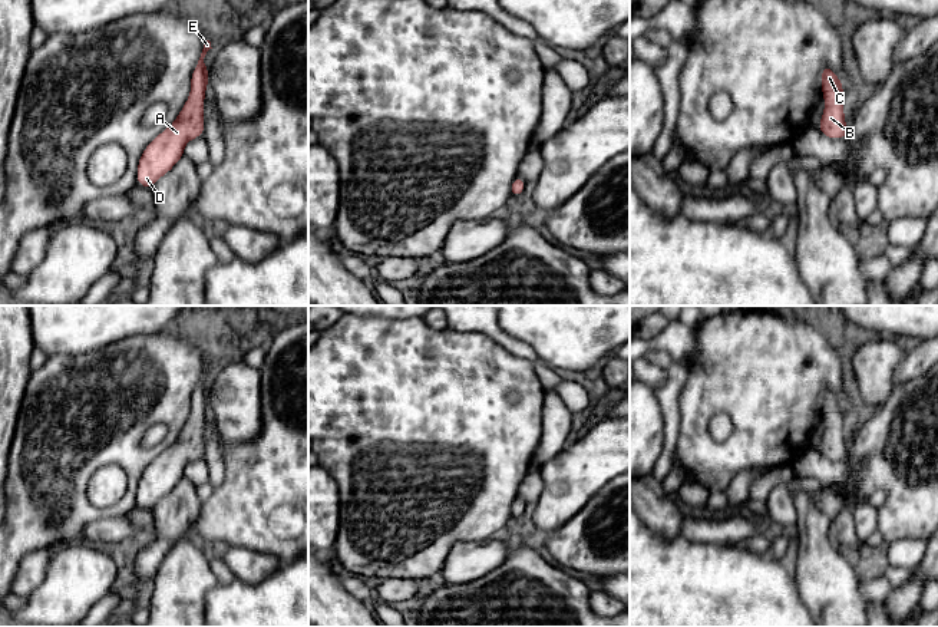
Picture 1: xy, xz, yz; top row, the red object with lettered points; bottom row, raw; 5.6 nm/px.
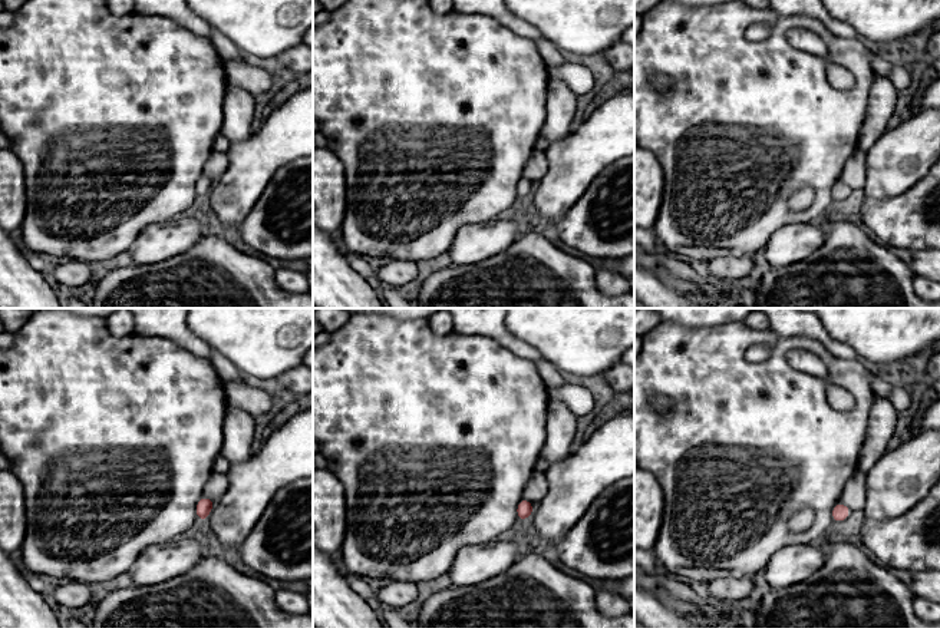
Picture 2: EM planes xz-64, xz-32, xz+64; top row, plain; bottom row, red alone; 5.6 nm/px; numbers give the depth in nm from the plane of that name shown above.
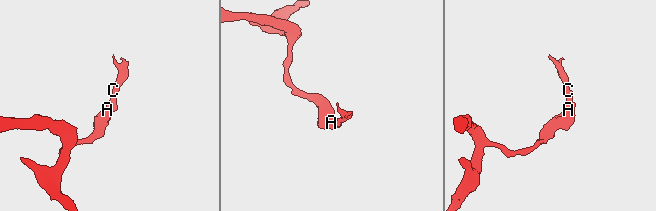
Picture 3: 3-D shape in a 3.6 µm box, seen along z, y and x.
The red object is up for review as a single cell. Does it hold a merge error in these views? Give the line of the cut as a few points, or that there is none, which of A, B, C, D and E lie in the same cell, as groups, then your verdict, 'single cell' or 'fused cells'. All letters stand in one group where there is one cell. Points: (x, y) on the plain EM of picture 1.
cut none; groups A B C D E; single cell

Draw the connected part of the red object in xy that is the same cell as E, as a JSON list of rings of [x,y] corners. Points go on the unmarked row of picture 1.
[[[207,362],[192,393],[189,419],[182,432],[141,476],[136,504],[145,509],[152,511],[156,502],[174,489],[184,478],[184,469],[191,461],[204,458],[204,420],[208,409],[208,387],[204,379],[209,370],[212,370],[211,363]]]

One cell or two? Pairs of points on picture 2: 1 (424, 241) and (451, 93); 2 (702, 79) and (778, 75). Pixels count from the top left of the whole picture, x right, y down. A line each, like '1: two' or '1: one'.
1: one
2: one

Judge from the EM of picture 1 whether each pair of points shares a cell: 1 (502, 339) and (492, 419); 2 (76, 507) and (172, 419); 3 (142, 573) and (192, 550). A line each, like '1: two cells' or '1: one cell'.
1: two cells
2: one cell
3: two cells

